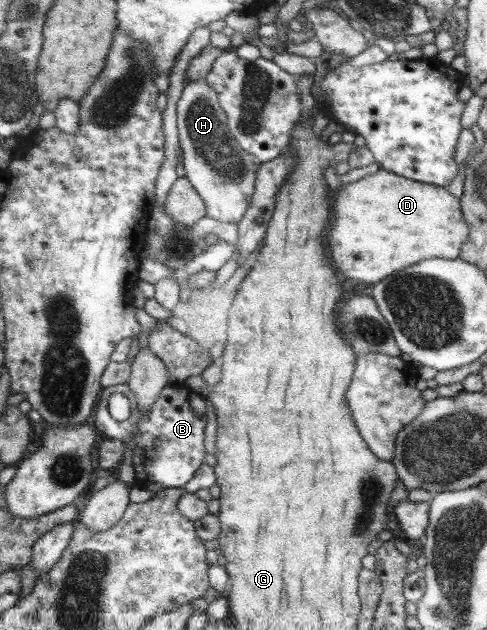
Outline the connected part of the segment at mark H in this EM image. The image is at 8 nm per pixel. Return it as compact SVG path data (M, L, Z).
M204 78L190 81L181 89L180 97L176 102L178 148L182 152L181 164L184 168L184 177L204 202L206 216L223 223L239 223L244 218L244 212L252 203L254 185L256 184L256 170L260 163L244 149L239 148L239 145L232 139L226 125L227 117L220 107L217 97L217 93L205 84Z

